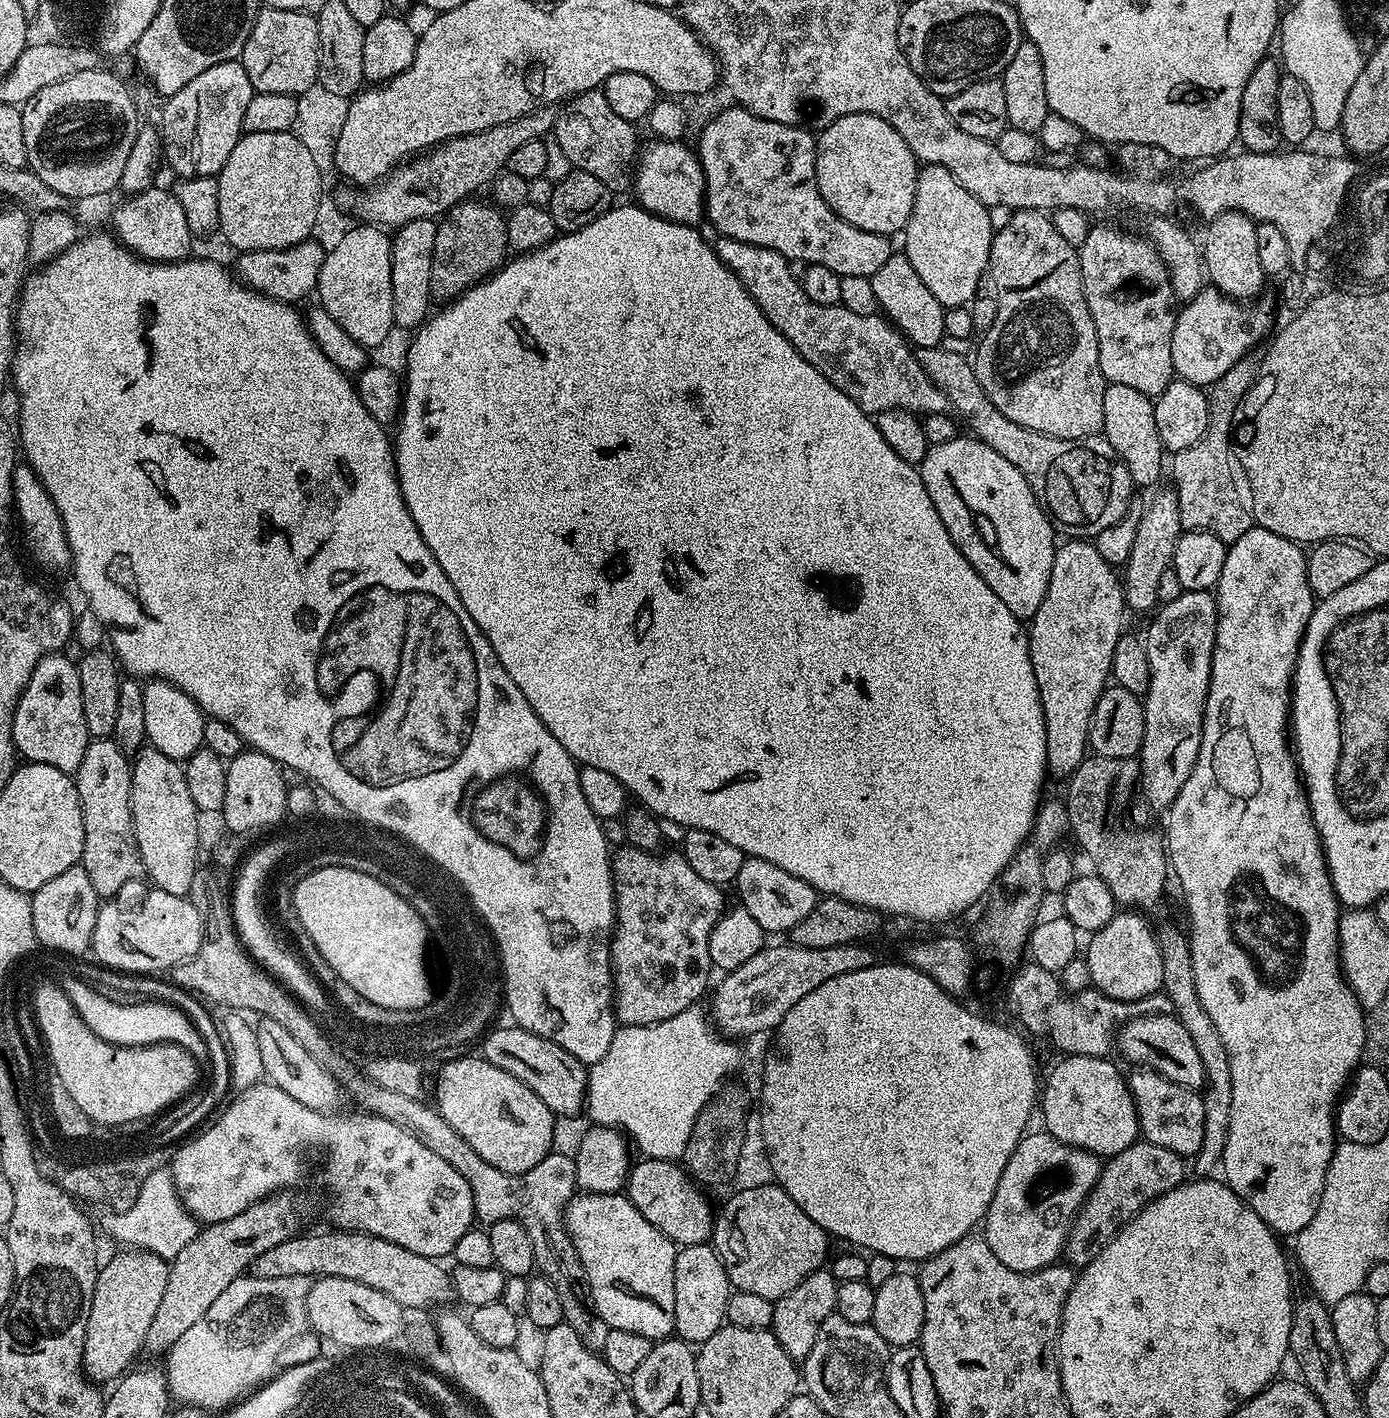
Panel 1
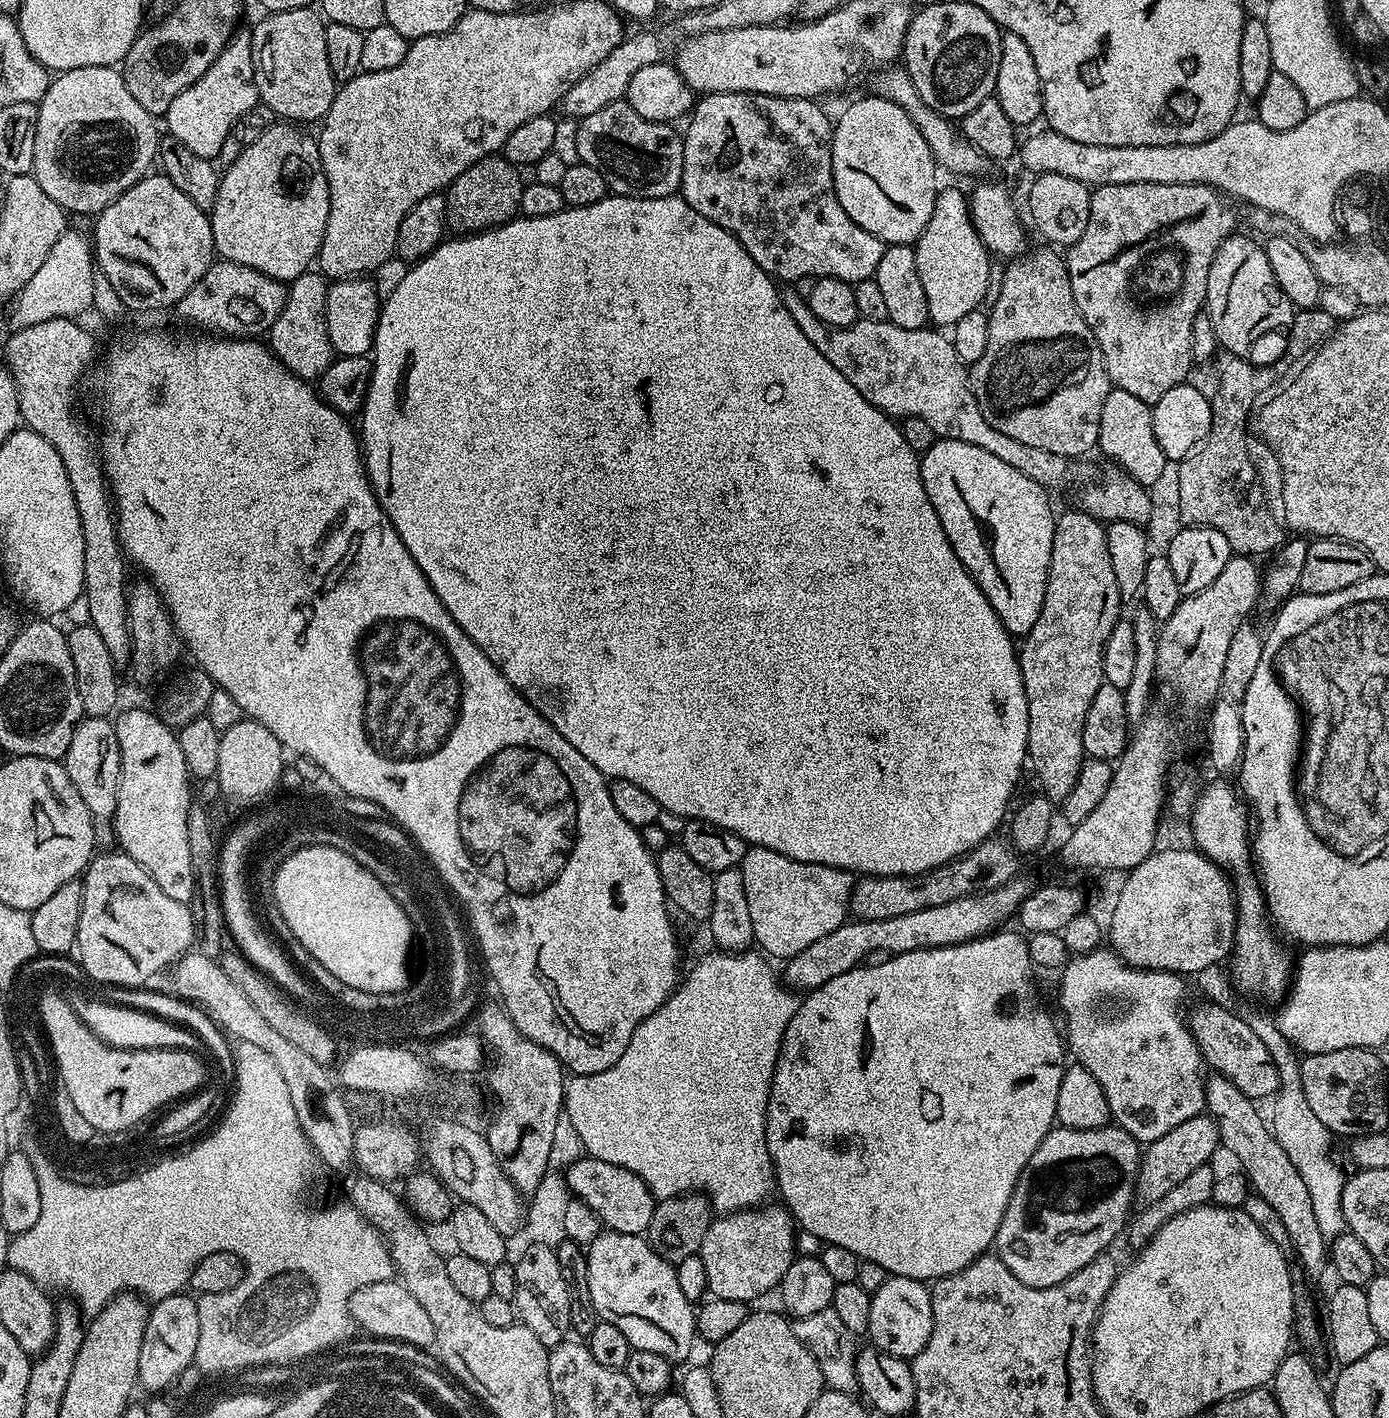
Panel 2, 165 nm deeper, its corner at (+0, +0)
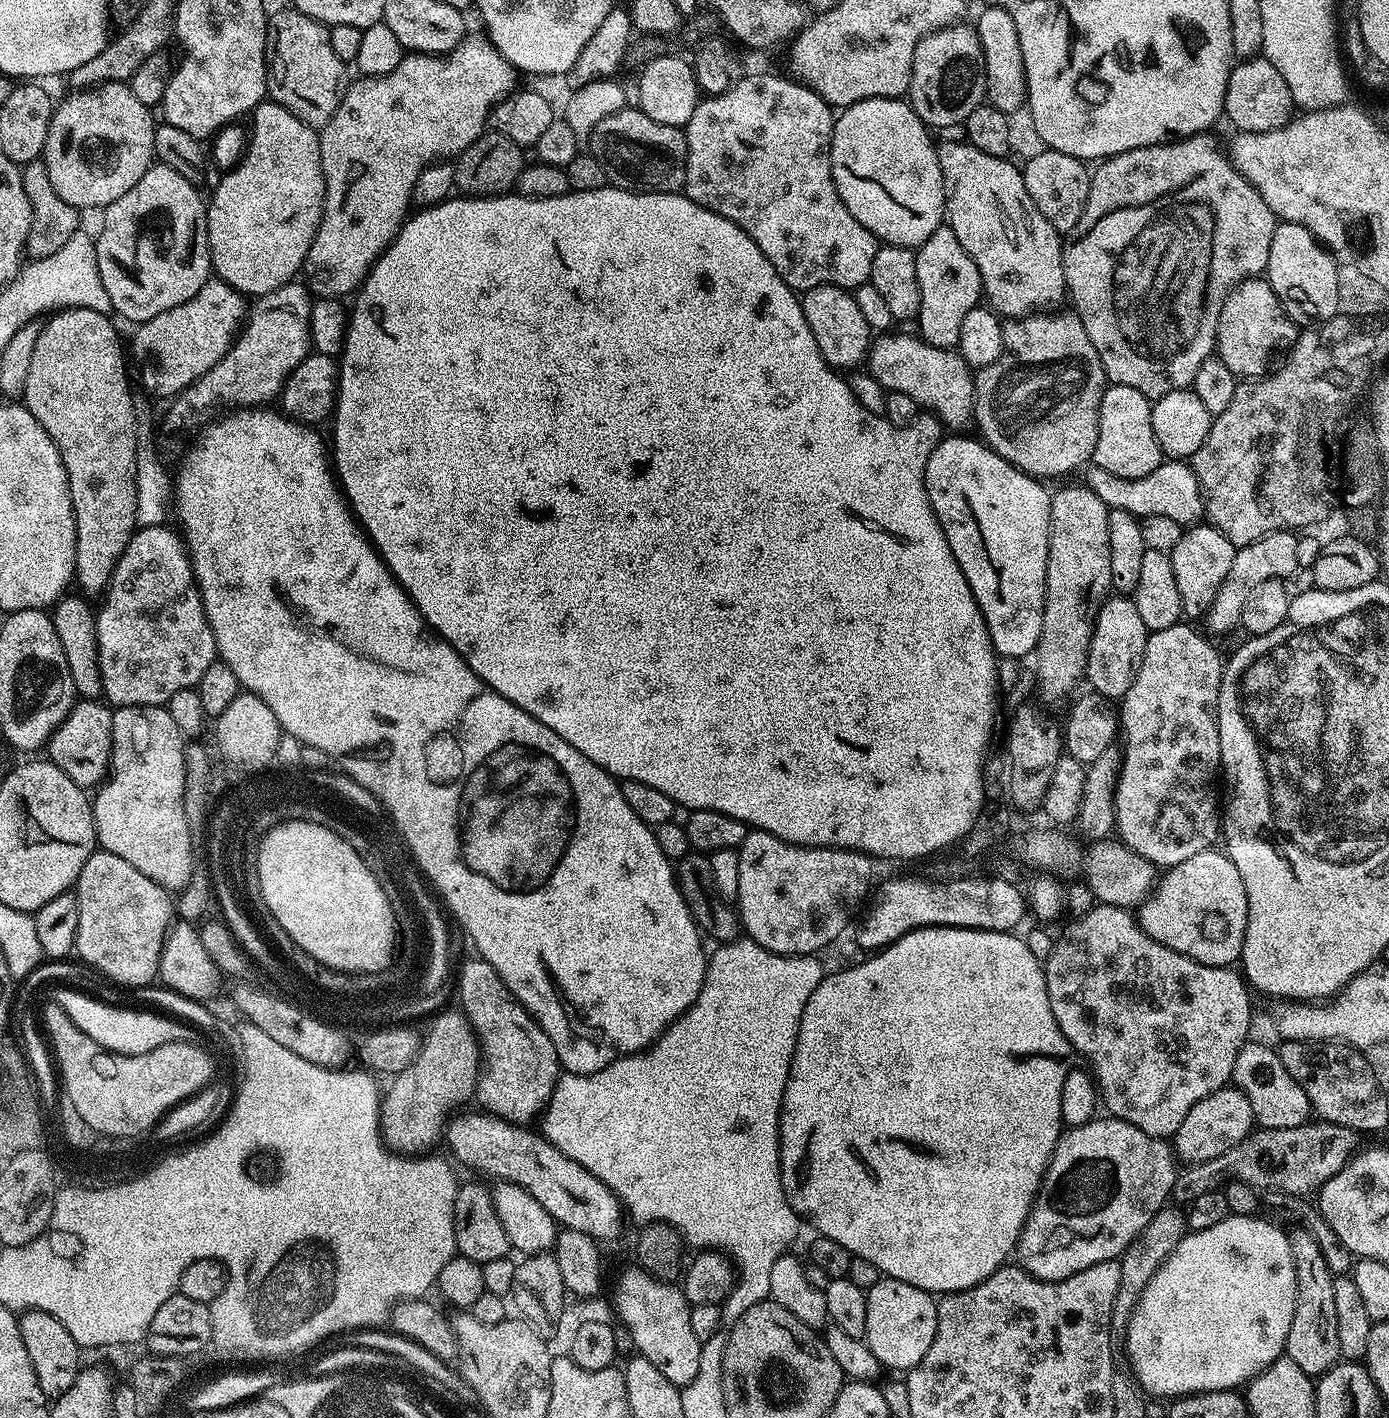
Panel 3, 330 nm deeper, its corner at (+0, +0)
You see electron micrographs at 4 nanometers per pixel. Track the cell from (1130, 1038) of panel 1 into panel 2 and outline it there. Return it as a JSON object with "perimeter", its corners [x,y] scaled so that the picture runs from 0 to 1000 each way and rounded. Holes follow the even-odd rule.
{"perimeter":[[[873,757],[869,760],[867,766],[867,777],[869,786],[875,791],[878,798],[880,812],[884,812],[893,821],[901,840],[911,846],[912,850],[923,859],[926,868],[931,877],[932,888],[935,894],[942,901],[947,900],[958,891],[958,879],[955,872],[949,867],[949,859],[946,859],[946,850],[943,848],[943,842],[940,839],[940,834],[937,834],[937,828],[929,819],[926,811],[916,801],[916,796],[907,788],[905,776],[901,776],[888,763],[882,759]]]}

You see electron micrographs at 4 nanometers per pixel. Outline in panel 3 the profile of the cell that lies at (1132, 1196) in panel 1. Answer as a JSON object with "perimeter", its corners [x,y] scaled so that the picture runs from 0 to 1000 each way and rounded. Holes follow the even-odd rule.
{"perimeter":[[[889,766],[878,767],[874,772],[868,772],[865,777],[860,777],[860,780],[857,780],[857,786],[851,788],[851,794],[848,794],[845,802],[846,815],[850,819],[855,818],[852,819],[856,822],[873,818],[891,808],[894,803],[902,798],[904,793],[903,783],[897,771]]]}

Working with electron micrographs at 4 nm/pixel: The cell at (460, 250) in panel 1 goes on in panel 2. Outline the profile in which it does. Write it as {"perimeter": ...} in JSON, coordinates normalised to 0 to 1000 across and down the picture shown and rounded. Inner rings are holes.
{"perimeter":[[[355,109],[341,114],[326,130],[321,133],[323,149],[321,155],[331,165],[348,164],[351,161],[357,161],[369,154],[374,150],[374,140],[377,136],[377,130],[374,128],[372,116],[363,112],[362,109]]]}

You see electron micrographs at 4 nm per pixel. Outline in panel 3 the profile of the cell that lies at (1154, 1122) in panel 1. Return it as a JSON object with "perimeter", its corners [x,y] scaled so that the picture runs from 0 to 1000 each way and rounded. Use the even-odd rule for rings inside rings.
{"perimeter":[[[790,637],[775,648],[776,649],[761,661],[760,666],[754,671],[754,677],[753,674],[751,678],[753,701],[756,704],[756,712],[759,712],[759,721],[762,721],[765,729],[767,729],[772,740],[775,743],[778,742],[786,750],[785,755],[790,765],[791,775],[794,781],[796,779],[801,783],[798,785],[803,789],[814,791],[814,794],[819,794],[819,797],[829,801],[846,802],[848,794],[851,794],[851,788],[857,786],[857,780],[860,780],[860,777],[865,777],[868,772],[874,772],[886,762],[888,749],[900,733],[898,727],[901,725],[901,705],[898,703],[899,695],[889,682],[868,681],[837,667],[837,664],[831,664],[831,661],[828,661],[828,659],[821,654],[820,648],[813,641]]]}

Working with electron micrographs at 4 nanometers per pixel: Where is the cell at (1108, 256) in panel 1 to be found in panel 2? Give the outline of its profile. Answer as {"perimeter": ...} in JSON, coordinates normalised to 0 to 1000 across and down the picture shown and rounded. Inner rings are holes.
{"perimeter":[[[811,130],[811,131],[793,131],[785,133],[785,157],[782,157],[782,163],[779,168],[773,171],[767,178],[767,185],[770,193],[770,205],[773,207],[773,213],[782,224],[782,230],[788,236],[790,244],[793,247],[795,257],[798,262],[798,269],[803,273],[811,275],[811,278],[816,278],[816,281],[822,281],[827,286],[834,283],[837,278],[845,275],[845,272],[853,270],[856,267],[855,262],[860,260],[858,252],[858,236],[860,236],[860,224],[868,217],[868,196],[871,196],[871,188],[874,185],[875,178],[880,171],[891,163],[890,152],[884,147],[885,142],[870,130]]]}

